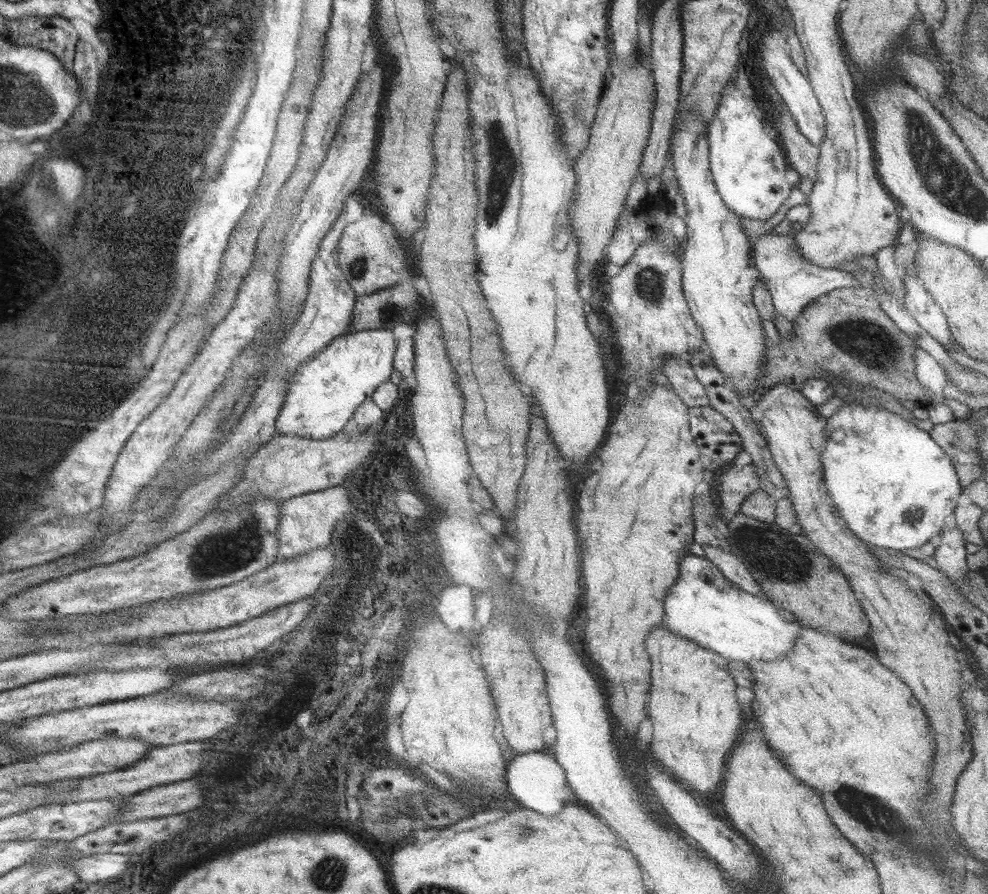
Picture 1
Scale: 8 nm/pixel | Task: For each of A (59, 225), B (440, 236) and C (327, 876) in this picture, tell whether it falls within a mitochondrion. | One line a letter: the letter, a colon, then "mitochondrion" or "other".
A: mitochondrion
B: other
C: mitochondrion

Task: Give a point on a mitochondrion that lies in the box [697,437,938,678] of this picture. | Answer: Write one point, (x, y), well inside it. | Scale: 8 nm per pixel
(779, 557)

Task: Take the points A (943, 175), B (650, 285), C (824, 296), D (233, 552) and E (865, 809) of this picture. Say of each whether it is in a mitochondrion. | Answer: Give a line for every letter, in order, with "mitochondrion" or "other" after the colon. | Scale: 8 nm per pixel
A: mitochondrion
B: mitochondrion
C: other
D: mitochondrion
E: mitochondrion

